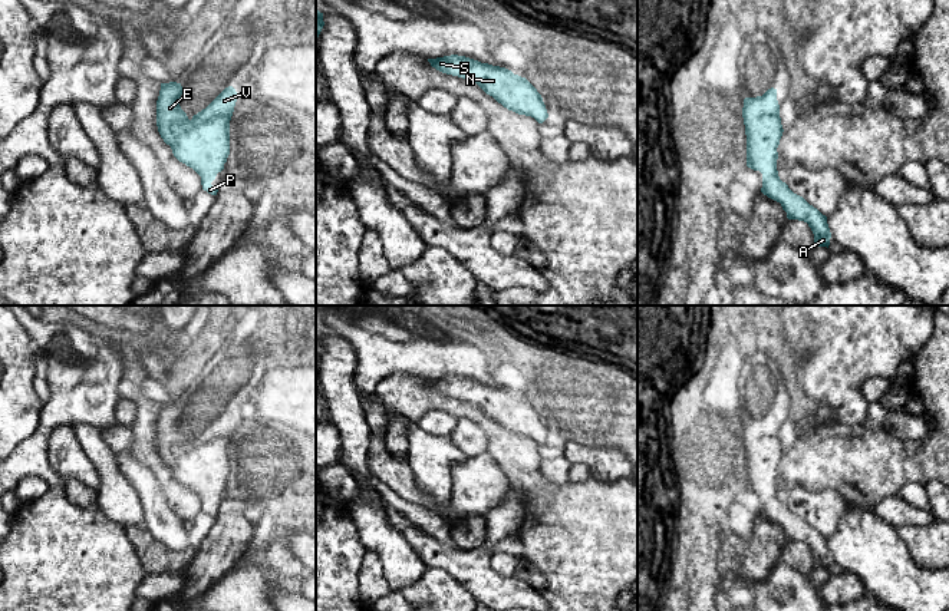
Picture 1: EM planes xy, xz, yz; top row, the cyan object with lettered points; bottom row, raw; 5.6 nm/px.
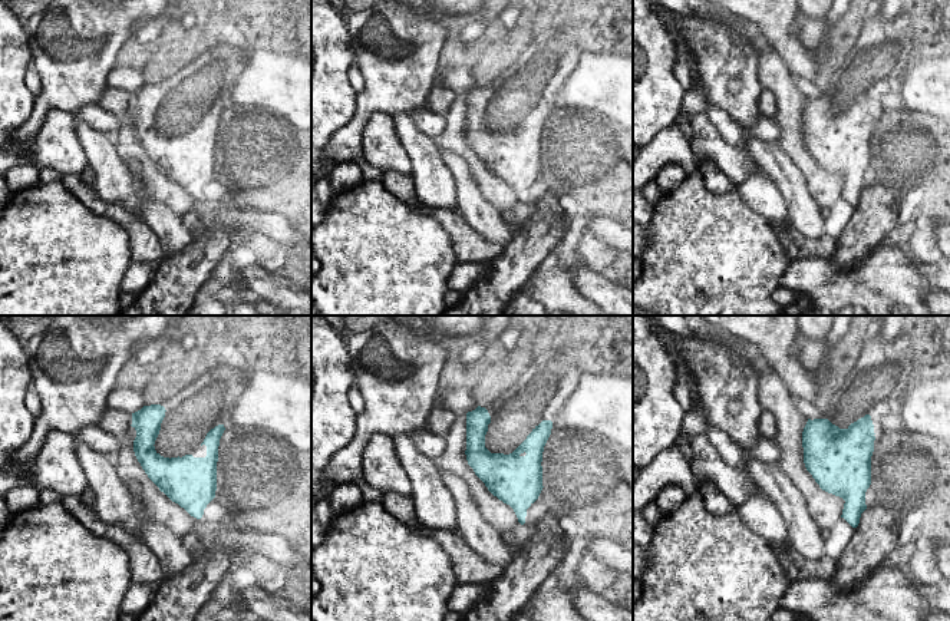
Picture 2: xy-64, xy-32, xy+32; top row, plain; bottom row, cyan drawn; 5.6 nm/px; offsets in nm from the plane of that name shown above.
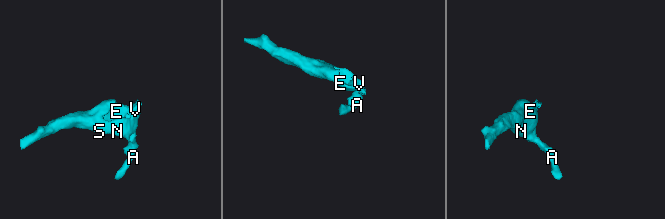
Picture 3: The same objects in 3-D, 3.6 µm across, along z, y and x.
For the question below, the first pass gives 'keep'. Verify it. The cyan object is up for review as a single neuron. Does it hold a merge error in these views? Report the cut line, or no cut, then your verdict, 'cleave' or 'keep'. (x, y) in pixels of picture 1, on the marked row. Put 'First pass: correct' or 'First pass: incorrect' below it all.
no cut; keep
First pass: correct

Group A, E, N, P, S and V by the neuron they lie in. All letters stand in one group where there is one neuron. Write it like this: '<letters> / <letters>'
A E N P S V

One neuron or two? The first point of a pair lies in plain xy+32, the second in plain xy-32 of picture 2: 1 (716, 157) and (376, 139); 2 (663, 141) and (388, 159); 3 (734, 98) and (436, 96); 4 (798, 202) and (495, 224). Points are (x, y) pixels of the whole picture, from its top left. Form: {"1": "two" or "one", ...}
{"1": "one", "2": "two", "3": "two", "4": "one"}

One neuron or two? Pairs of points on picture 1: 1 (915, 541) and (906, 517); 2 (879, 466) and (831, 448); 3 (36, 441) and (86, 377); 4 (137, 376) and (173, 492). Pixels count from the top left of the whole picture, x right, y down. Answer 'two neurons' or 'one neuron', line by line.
1: two neurons
2: one neuron
3: one neuron
4: one neuron

